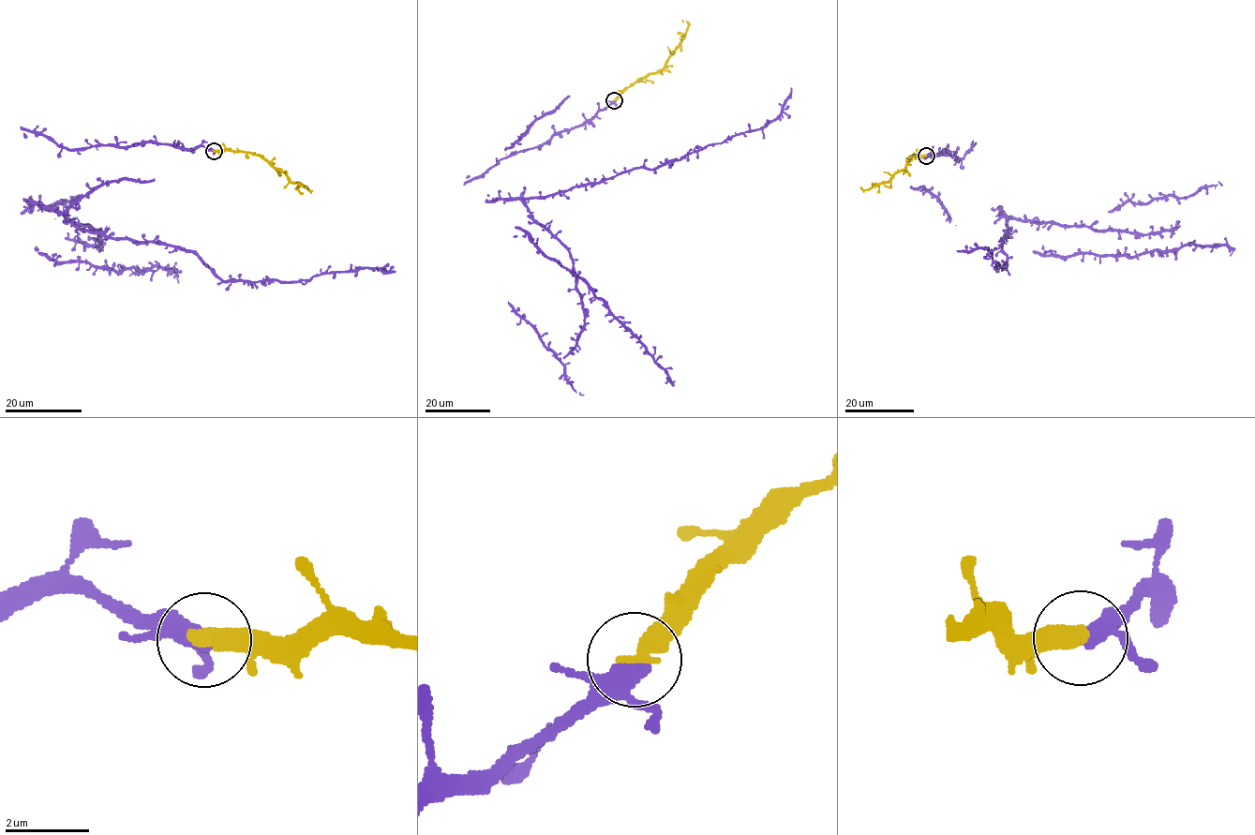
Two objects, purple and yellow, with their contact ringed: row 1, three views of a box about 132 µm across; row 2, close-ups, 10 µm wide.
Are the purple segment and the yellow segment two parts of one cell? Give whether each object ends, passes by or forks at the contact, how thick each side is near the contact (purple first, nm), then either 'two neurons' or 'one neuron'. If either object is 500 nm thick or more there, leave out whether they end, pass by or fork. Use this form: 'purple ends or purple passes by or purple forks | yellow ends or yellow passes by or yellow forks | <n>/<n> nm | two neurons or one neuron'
purple forks | yellow ends | 280/400 nm | one neuron

